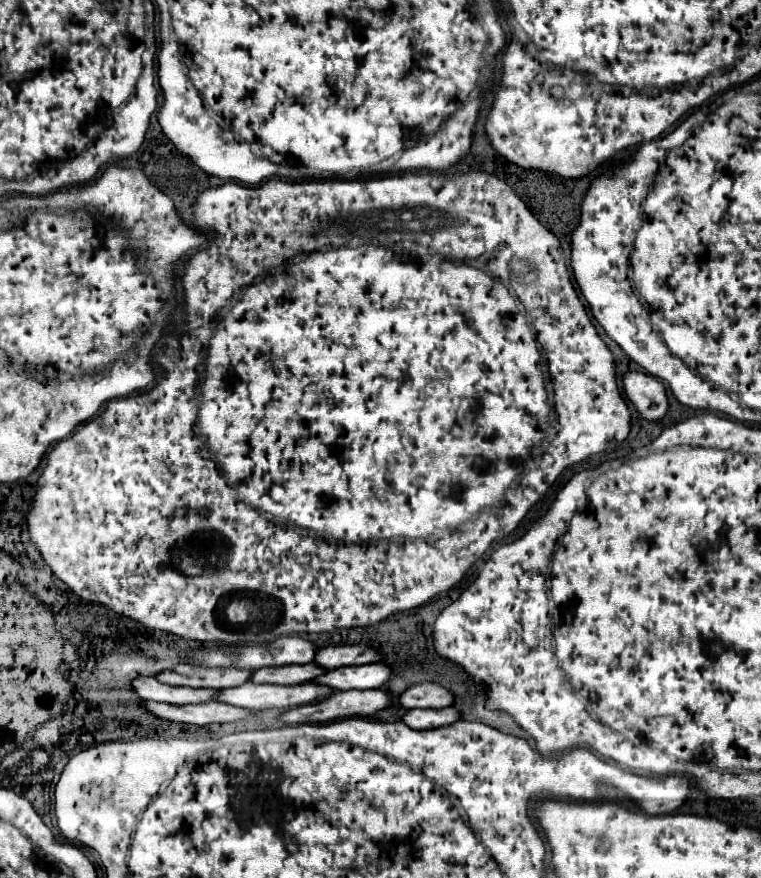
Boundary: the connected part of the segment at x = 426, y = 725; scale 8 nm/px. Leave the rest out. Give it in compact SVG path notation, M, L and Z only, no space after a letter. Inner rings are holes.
M456 707L444 709L412 709L404 715L404 723L412 729L436 729L444 725L452 725L460 719L460 711Z

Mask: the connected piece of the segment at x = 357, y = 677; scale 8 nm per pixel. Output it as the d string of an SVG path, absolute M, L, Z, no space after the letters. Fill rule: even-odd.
M372 663L360 667L340 667L332 669L322 677L316 677L316 683L328 685L336 691L348 689L380 689L394 677L394 671L386 663Z

